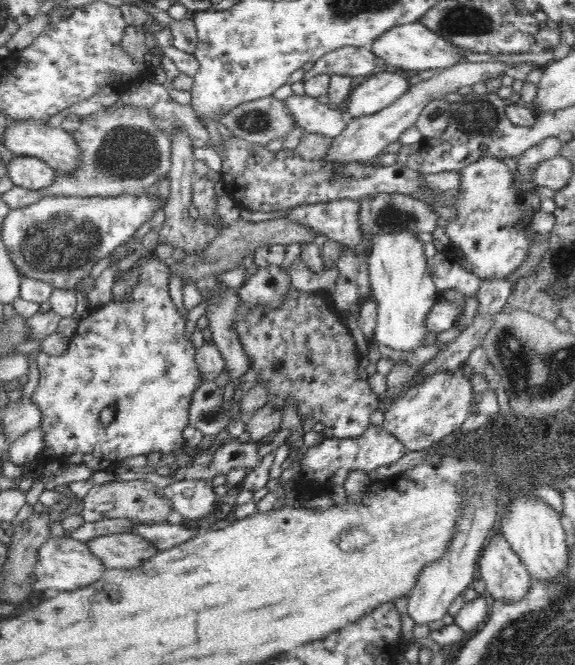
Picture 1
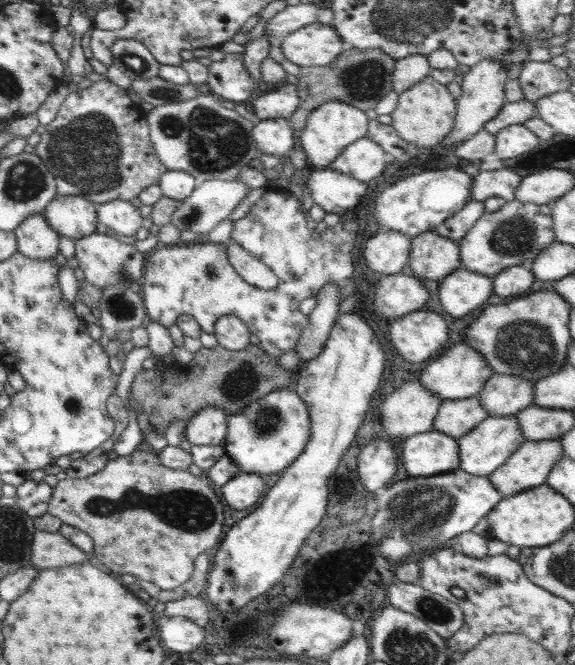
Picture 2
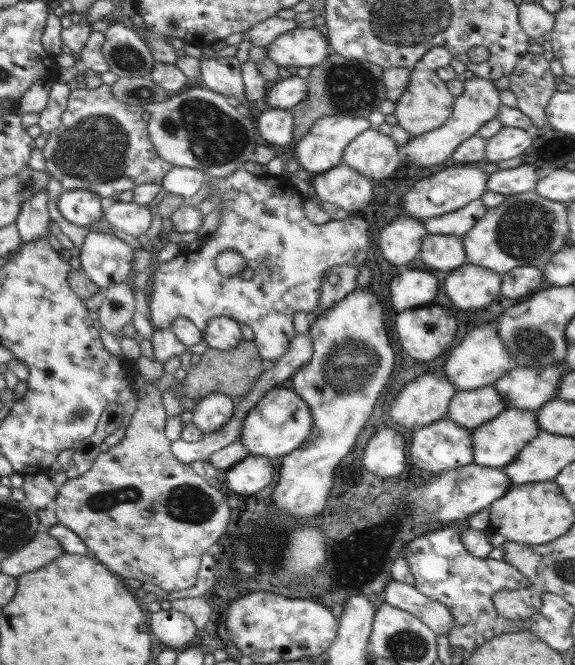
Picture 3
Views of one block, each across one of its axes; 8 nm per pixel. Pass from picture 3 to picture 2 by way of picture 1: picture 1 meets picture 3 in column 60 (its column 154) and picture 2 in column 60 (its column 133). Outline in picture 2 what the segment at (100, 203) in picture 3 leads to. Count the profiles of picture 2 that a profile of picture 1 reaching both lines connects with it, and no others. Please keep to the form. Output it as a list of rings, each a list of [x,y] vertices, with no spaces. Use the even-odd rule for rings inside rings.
[[[57,194],[42,216],[56,234],[73,241],[96,231],[99,222],[92,202],[74,194]]]

